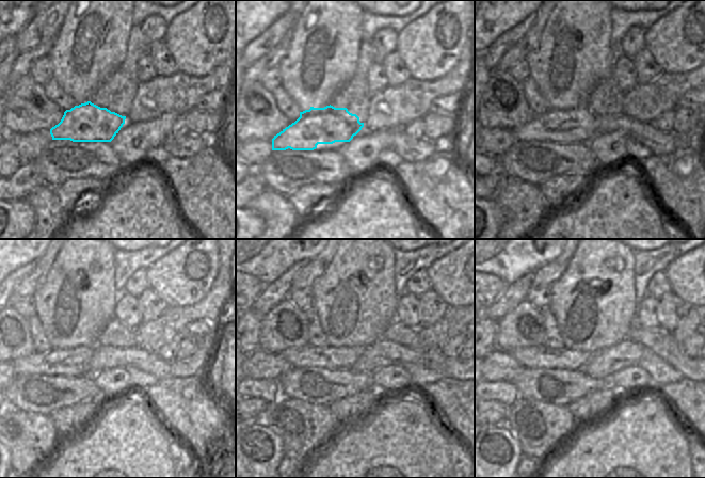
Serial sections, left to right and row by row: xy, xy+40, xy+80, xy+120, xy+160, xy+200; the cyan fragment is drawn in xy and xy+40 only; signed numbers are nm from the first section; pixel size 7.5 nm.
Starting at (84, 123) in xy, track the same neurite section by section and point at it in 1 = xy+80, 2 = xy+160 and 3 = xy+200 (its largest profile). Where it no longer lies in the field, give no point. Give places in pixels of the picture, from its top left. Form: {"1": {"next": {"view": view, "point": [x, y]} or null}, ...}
{"1": {"next": {"view": "xy+80", "point": [579, 125]}}, "2": {"next": {"view": "xy+160", "point": [259, 364]}}, "3": {"next": {"view": "xy+200", "point": [496, 366]}}}

